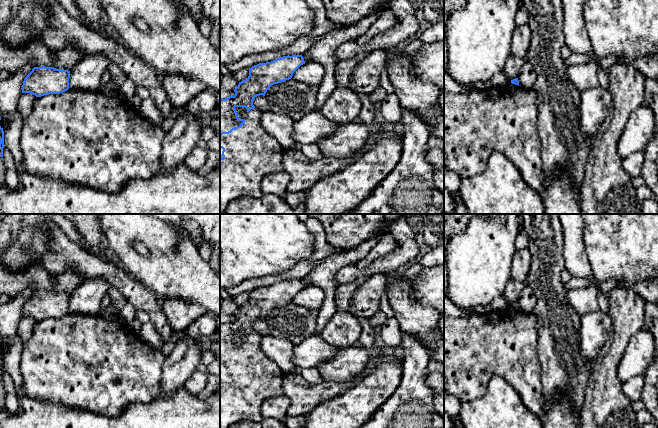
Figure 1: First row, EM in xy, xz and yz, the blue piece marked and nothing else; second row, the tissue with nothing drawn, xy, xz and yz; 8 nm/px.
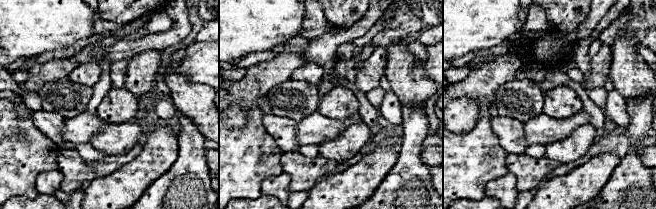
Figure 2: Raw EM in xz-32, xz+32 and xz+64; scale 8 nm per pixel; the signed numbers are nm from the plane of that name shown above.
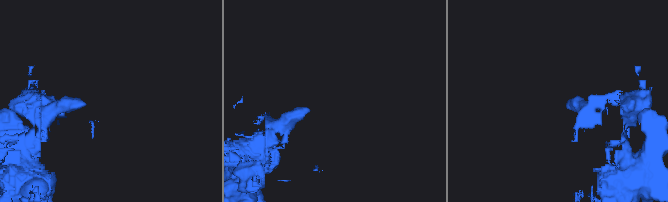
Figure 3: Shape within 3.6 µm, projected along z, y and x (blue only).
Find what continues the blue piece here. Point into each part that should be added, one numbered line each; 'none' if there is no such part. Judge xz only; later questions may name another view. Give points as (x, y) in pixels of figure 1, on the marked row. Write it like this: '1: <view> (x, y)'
1: xz (251, 153)

